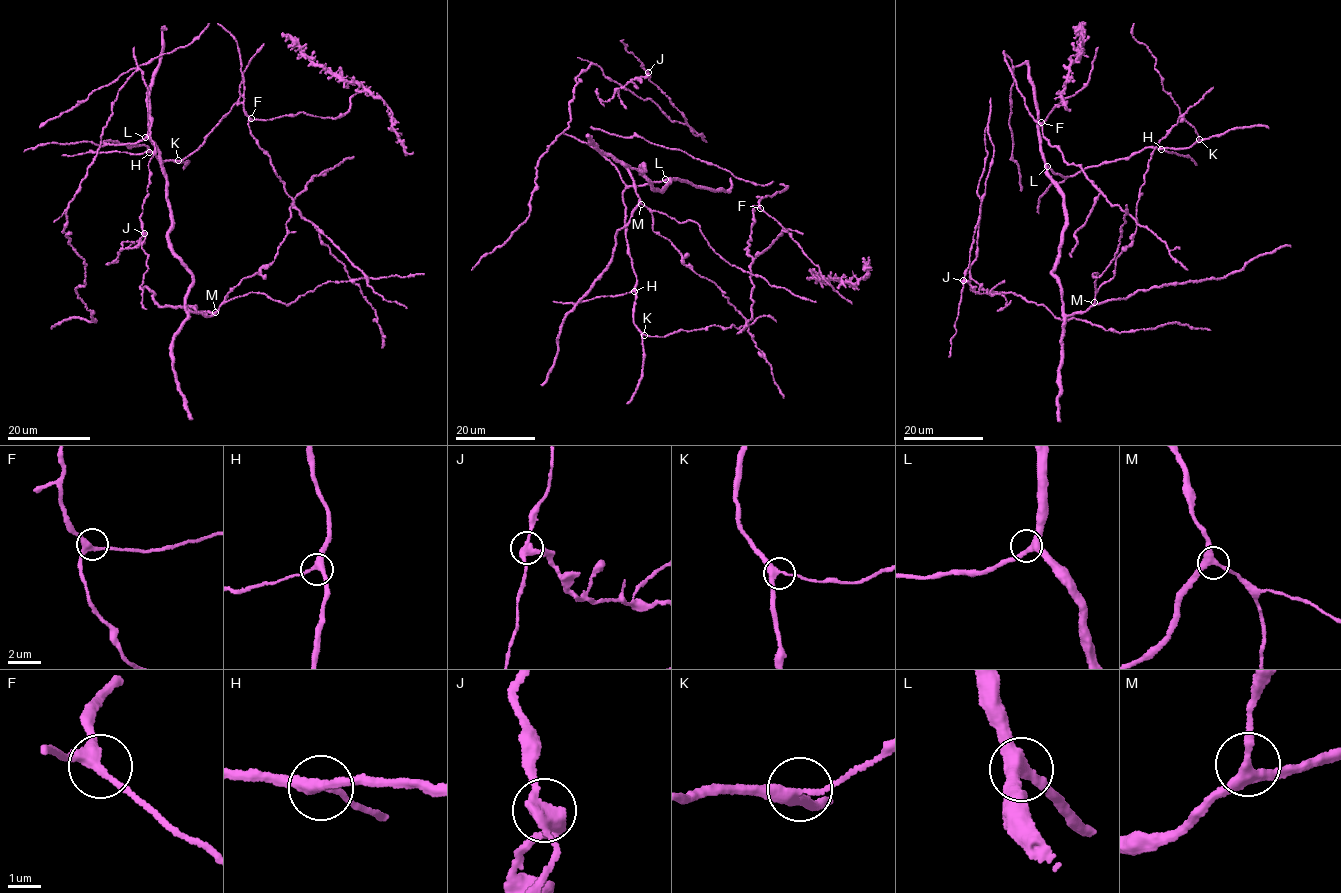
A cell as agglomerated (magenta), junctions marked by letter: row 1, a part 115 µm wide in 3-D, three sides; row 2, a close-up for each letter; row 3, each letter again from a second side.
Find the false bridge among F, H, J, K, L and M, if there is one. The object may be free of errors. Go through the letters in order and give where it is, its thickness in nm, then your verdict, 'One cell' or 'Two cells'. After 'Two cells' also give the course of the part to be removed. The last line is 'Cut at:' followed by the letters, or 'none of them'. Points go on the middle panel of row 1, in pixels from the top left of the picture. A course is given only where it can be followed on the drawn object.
F: Place: (760, 208). Thickness 300 nm. One cell
H: Place: (634, 291). Thickness 320 nm. One cell
J: Place: (648, 72). Thickness 360 nm. Two cells. Course of the part to remove: (647, 72), (618, 88), (607, 101), (598, 97), (597, 88)
K: Place: (644, 335). Thickness 320 nm. One cell
L: Place: (665, 179). Thickness 340 nm. One cell
M: Place: (641, 204). Thickness 300 nm. One cell
Cut at: J

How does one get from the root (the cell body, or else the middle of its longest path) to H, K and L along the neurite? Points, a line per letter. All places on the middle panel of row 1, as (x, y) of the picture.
H: (643, 174), (663, 193), (671, 182), (628, 186), (623, 193), (634, 291)
K: (643, 174), (663, 193), (671, 182), (626, 187), (622, 196), (628, 254), (636, 277), (634, 322), (644, 335)
L: (643, 174), (653, 188), (663, 193), (671, 182), (665, 179)

